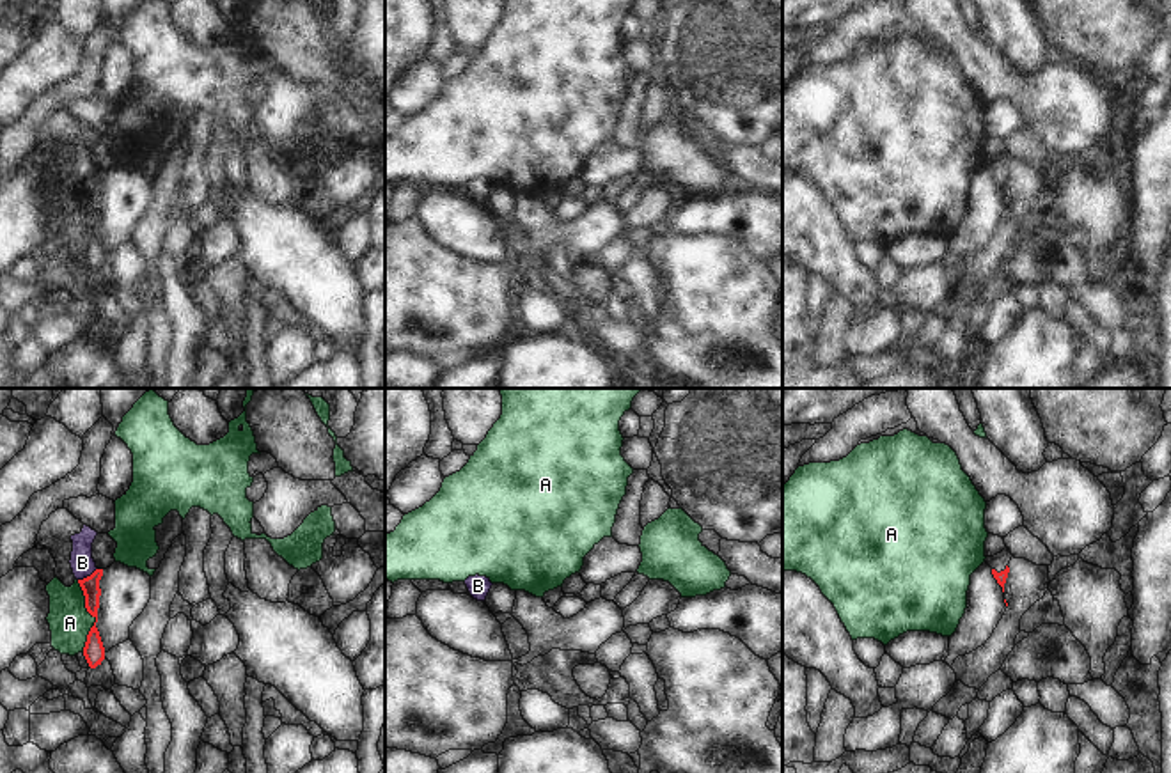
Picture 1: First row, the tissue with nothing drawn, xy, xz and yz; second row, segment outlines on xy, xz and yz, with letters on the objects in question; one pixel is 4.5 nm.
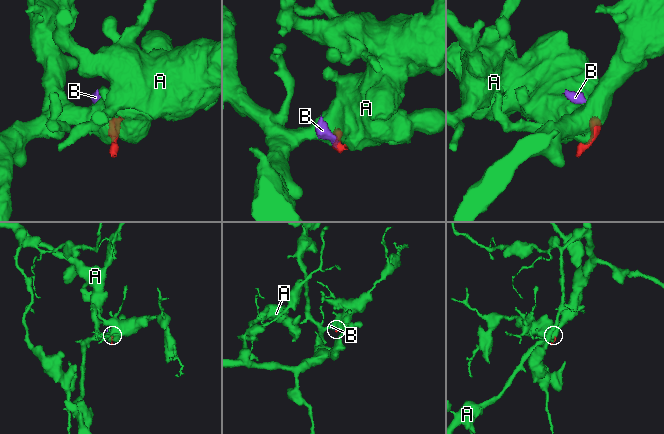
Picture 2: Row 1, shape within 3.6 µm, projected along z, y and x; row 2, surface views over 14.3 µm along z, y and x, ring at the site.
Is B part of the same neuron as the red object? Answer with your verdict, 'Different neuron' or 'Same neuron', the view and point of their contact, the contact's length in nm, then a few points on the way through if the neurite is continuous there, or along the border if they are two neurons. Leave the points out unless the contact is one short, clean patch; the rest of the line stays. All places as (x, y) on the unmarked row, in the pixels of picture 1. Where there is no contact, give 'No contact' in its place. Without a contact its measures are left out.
Different neuron. Touches red at xy (87, 179). Shared border 110 nm. Boundary: xy (96, 171), (78, 183)

